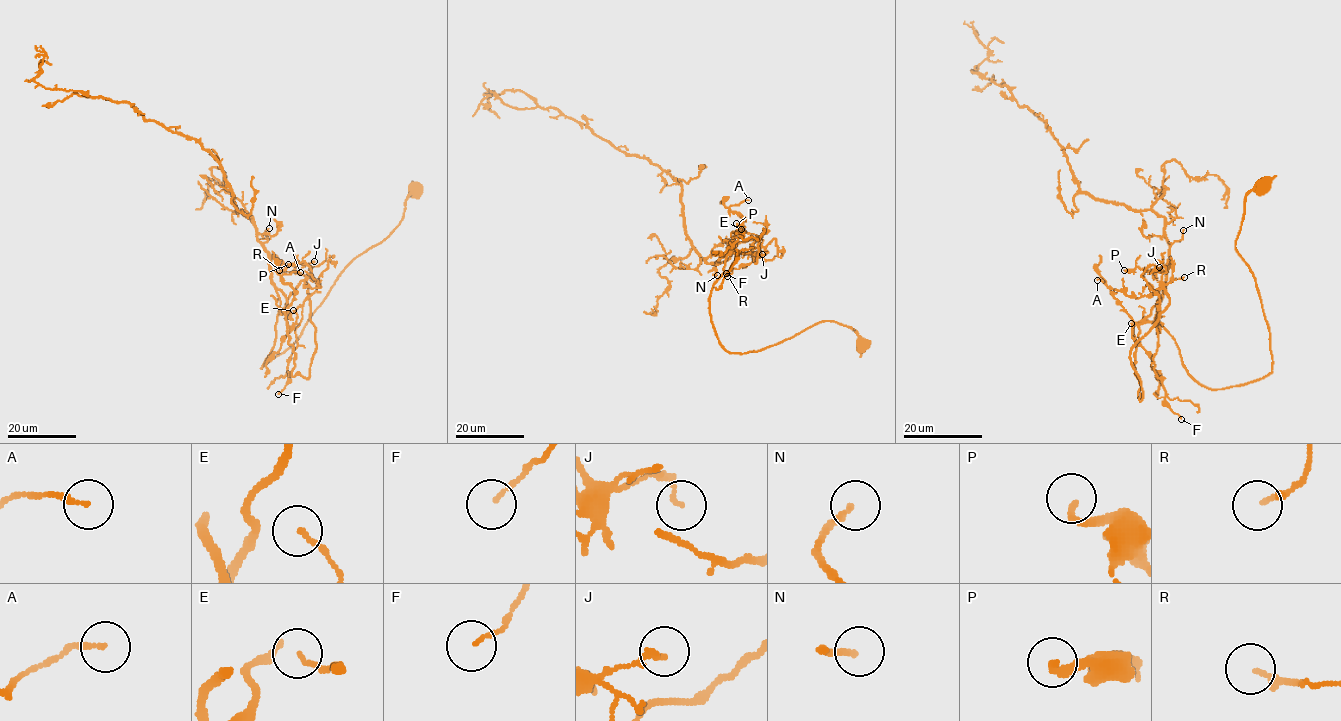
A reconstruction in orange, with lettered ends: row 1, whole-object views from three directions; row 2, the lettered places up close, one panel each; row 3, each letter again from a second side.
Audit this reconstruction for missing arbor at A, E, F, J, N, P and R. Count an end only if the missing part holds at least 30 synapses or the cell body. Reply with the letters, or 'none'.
N

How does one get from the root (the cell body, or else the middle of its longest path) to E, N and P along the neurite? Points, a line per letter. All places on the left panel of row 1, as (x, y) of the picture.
E: (412, 188), (400, 224), (352, 260), (300, 336), (261, 368), (279, 309), (290, 328), (293, 310)
N: (412, 188), (400, 224), (352, 260), (300, 336), (261, 368), (275, 343), (280, 309), (263, 245), (269, 228)
P: (412, 188), (400, 224), (352, 260), (300, 336), (261, 368), (280, 309), (270, 257), (305, 262), (288, 264)

